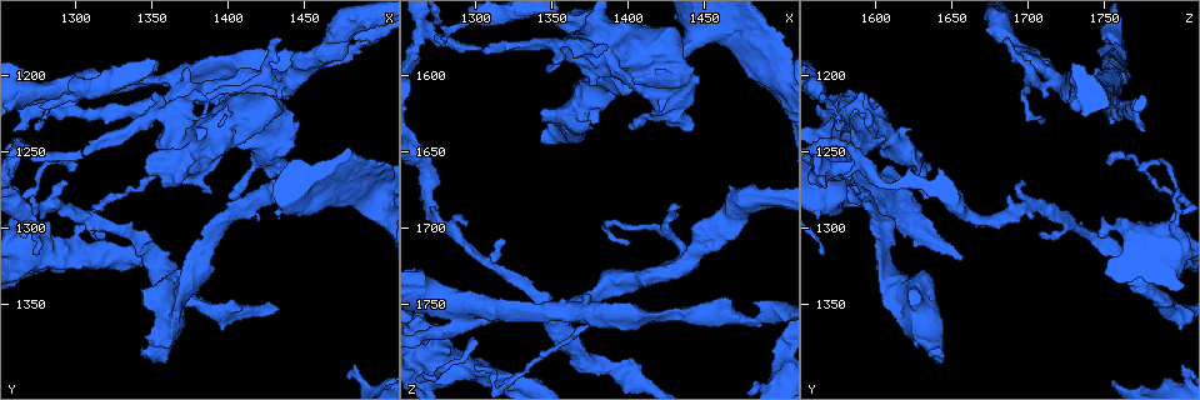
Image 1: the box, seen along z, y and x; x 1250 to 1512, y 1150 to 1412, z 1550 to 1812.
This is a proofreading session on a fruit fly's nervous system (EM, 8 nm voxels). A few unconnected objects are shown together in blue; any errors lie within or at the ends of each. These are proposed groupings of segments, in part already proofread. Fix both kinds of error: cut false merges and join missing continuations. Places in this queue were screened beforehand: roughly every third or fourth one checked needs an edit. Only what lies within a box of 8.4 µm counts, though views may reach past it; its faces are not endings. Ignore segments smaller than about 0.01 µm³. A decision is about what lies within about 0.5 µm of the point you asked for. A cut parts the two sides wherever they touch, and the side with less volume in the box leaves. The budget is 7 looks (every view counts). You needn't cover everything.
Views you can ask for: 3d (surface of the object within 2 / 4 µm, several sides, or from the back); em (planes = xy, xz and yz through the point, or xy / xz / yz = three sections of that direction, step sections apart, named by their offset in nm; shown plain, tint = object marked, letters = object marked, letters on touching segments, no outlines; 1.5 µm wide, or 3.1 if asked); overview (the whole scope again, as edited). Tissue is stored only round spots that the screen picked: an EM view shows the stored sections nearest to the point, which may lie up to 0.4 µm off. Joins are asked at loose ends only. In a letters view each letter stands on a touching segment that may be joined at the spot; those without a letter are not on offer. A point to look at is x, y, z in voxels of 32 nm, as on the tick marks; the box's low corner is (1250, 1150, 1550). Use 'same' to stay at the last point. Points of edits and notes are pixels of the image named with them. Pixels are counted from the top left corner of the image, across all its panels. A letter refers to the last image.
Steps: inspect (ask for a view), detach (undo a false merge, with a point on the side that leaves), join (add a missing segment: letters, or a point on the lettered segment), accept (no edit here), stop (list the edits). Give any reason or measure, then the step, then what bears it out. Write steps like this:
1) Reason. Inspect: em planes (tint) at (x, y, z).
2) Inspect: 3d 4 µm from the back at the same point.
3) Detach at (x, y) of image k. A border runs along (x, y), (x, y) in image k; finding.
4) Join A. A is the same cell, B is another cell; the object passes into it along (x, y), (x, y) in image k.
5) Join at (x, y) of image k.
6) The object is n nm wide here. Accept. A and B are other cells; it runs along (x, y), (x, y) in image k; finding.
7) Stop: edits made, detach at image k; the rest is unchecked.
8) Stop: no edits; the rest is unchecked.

Free end. Inspect: 3d 4 µm at (1294, 1270, 1696).

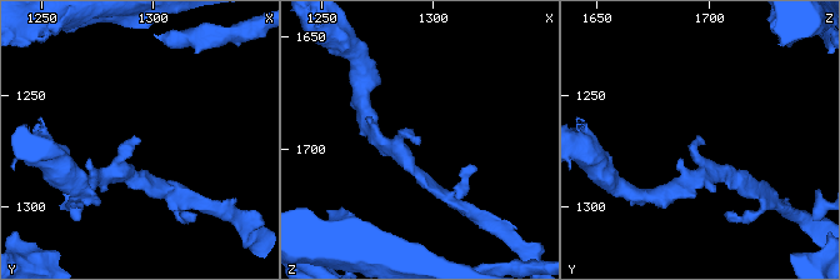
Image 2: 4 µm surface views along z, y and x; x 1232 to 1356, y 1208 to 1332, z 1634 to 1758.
Shape alone is not enough. Inspect: em xz step 8 (tint) at (1295, 1270, 1697).

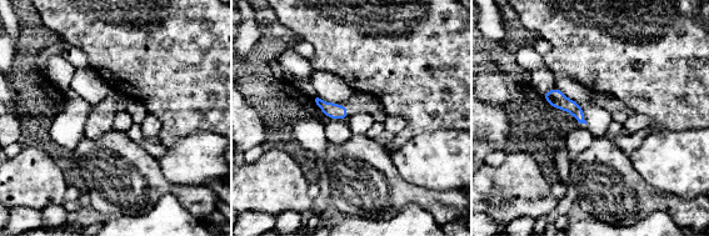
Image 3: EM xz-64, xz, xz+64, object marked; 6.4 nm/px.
Inspect: em planes (letters) at the same point.

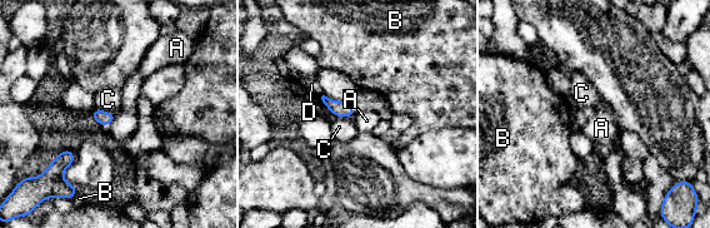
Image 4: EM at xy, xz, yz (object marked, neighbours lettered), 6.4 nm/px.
Accept. A, B, C and D are other cells; a border runs along (115, 115), (110, 124) in image 4; none of them fits.

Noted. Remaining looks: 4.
Sudden change in width. Inspect: 3d 2 µm at (1350, 1318, 1762).

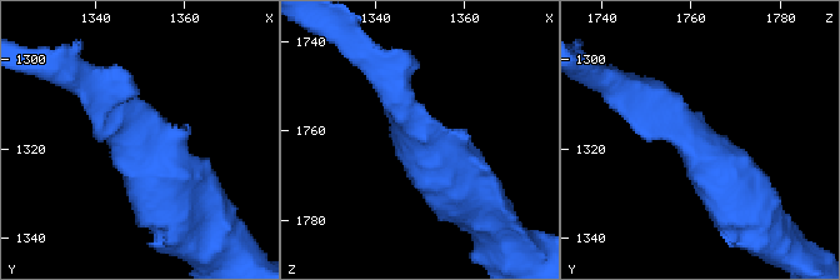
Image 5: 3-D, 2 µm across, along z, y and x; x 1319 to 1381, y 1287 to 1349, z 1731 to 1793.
The arms are 220, 420 nm wide. Inspect: em planes (letters) at (1349, 1319, 1761).

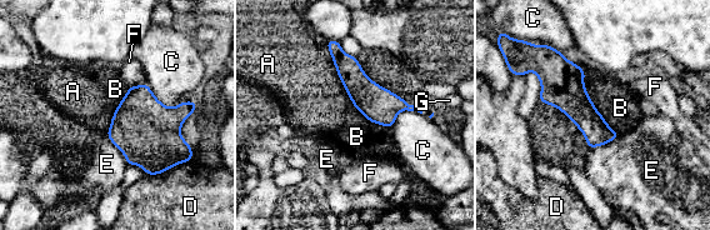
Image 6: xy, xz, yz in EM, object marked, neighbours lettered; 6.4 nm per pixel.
Accept. A, B, C, D, E, F and G are other cells; continuous, no second neuron.

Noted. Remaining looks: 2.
Calibre changes. Inspect: 3d 4 µm at (1364, 1344, 1622).

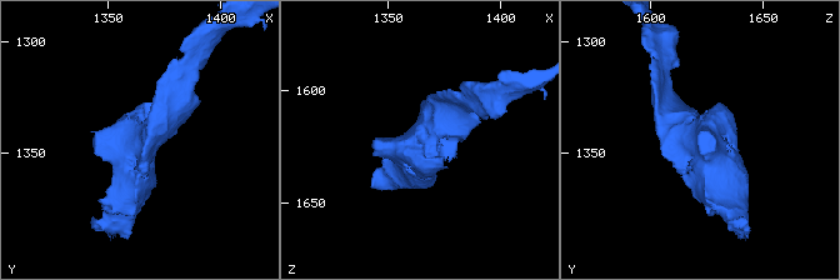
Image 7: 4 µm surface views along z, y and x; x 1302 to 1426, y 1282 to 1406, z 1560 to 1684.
Need the tissue. Inspect: em planes (letters) at (1366, 1343, 1622).

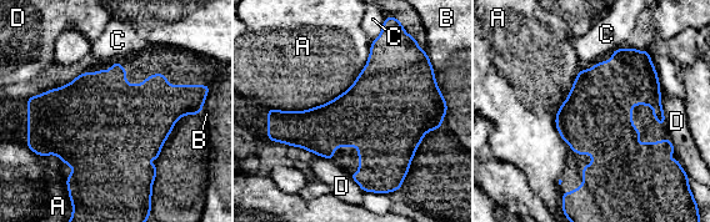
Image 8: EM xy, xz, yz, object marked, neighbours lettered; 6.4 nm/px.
Accept. A, B, C and D are other cells; a border runs along (371, 40), (344, 91), (291, 111) in image 8; one neuron here.

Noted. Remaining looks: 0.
Stop: no edits; the rest is unchecked.

